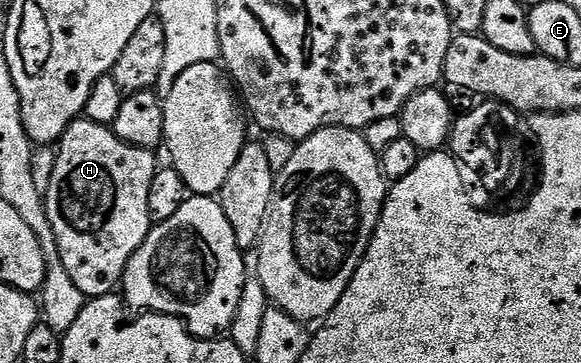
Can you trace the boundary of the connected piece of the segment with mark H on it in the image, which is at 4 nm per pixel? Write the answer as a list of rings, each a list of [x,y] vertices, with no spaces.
[[[87,119],[73,121],[71,127],[60,138],[58,148],[60,148],[60,154],[57,155],[56,166],[52,169],[52,182],[46,185],[46,204],[48,206],[48,218],[56,236],[56,246],[60,252],[60,262],[66,267],[70,279],[74,279],[74,285],[78,287],[78,291],[84,293],[85,298],[91,299],[115,294],[118,286],[124,280],[124,272],[130,263],[130,259],[138,251],[138,247],[142,247],[142,243],[147,239],[148,232],[154,224],[148,204],[150,203],[150,183],[154,183],[154,175],[158,168],[157,154],[151,149],[143,149],[137,145],[126,143],[122,139],[118,139],[118,135],[111,127],[99,125]]]

